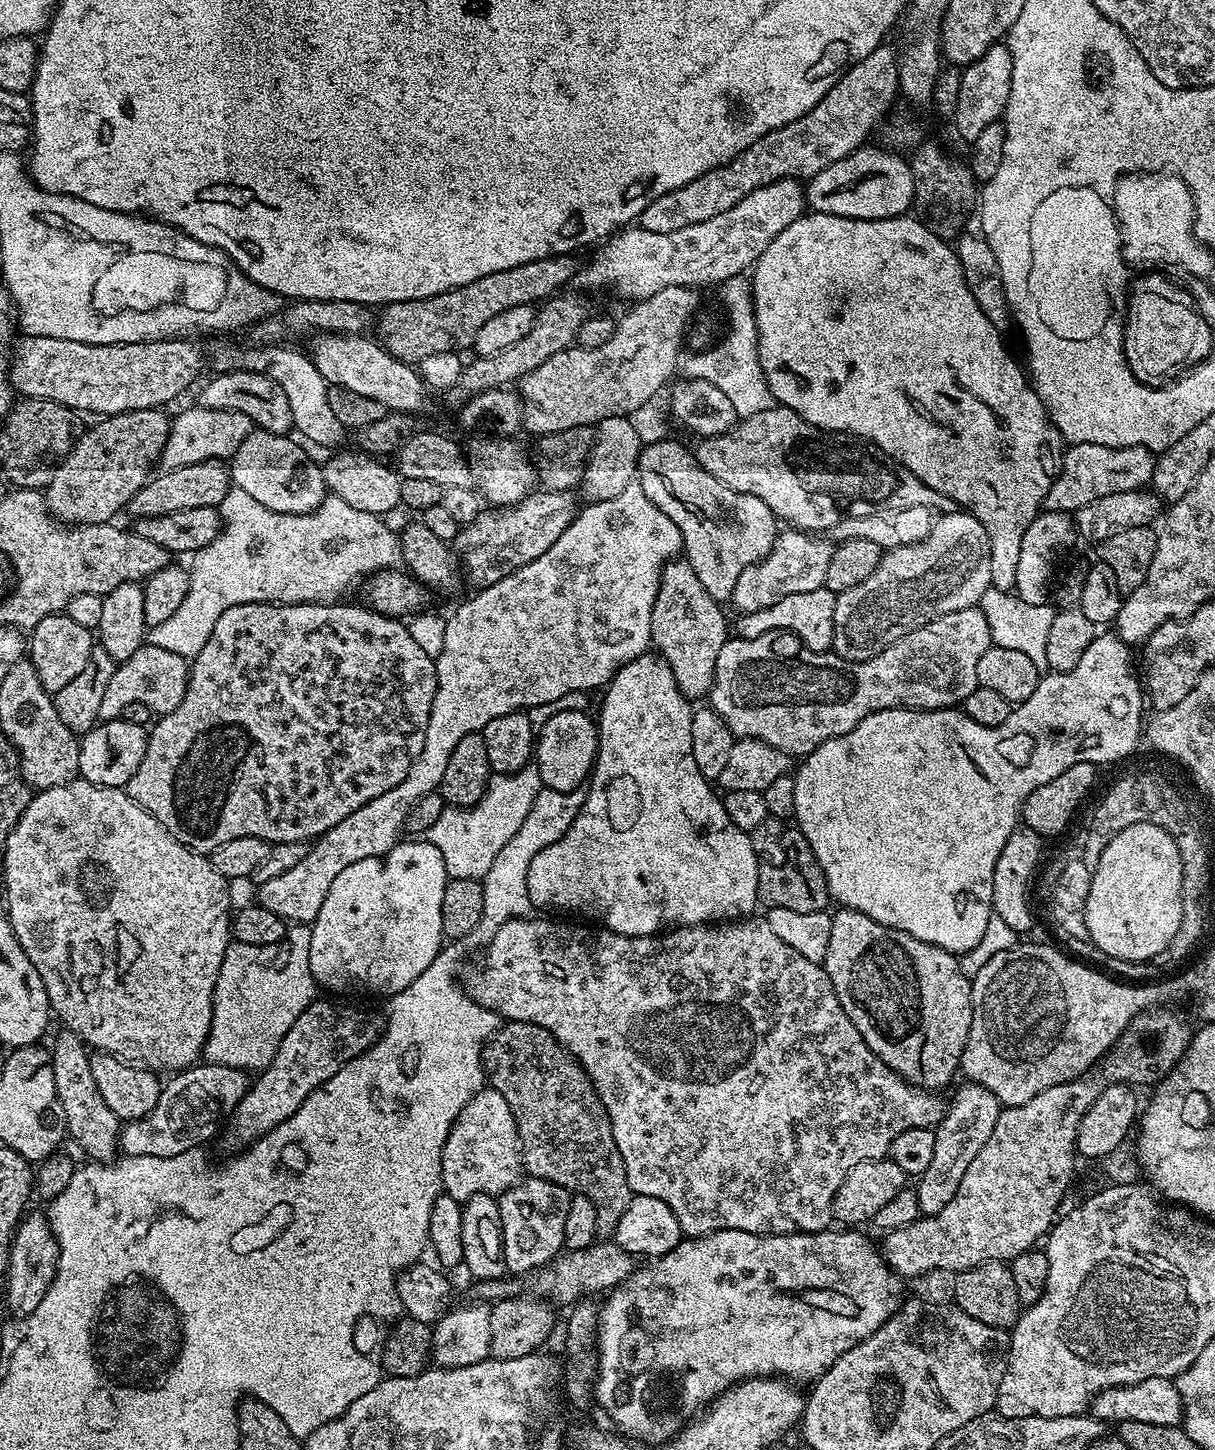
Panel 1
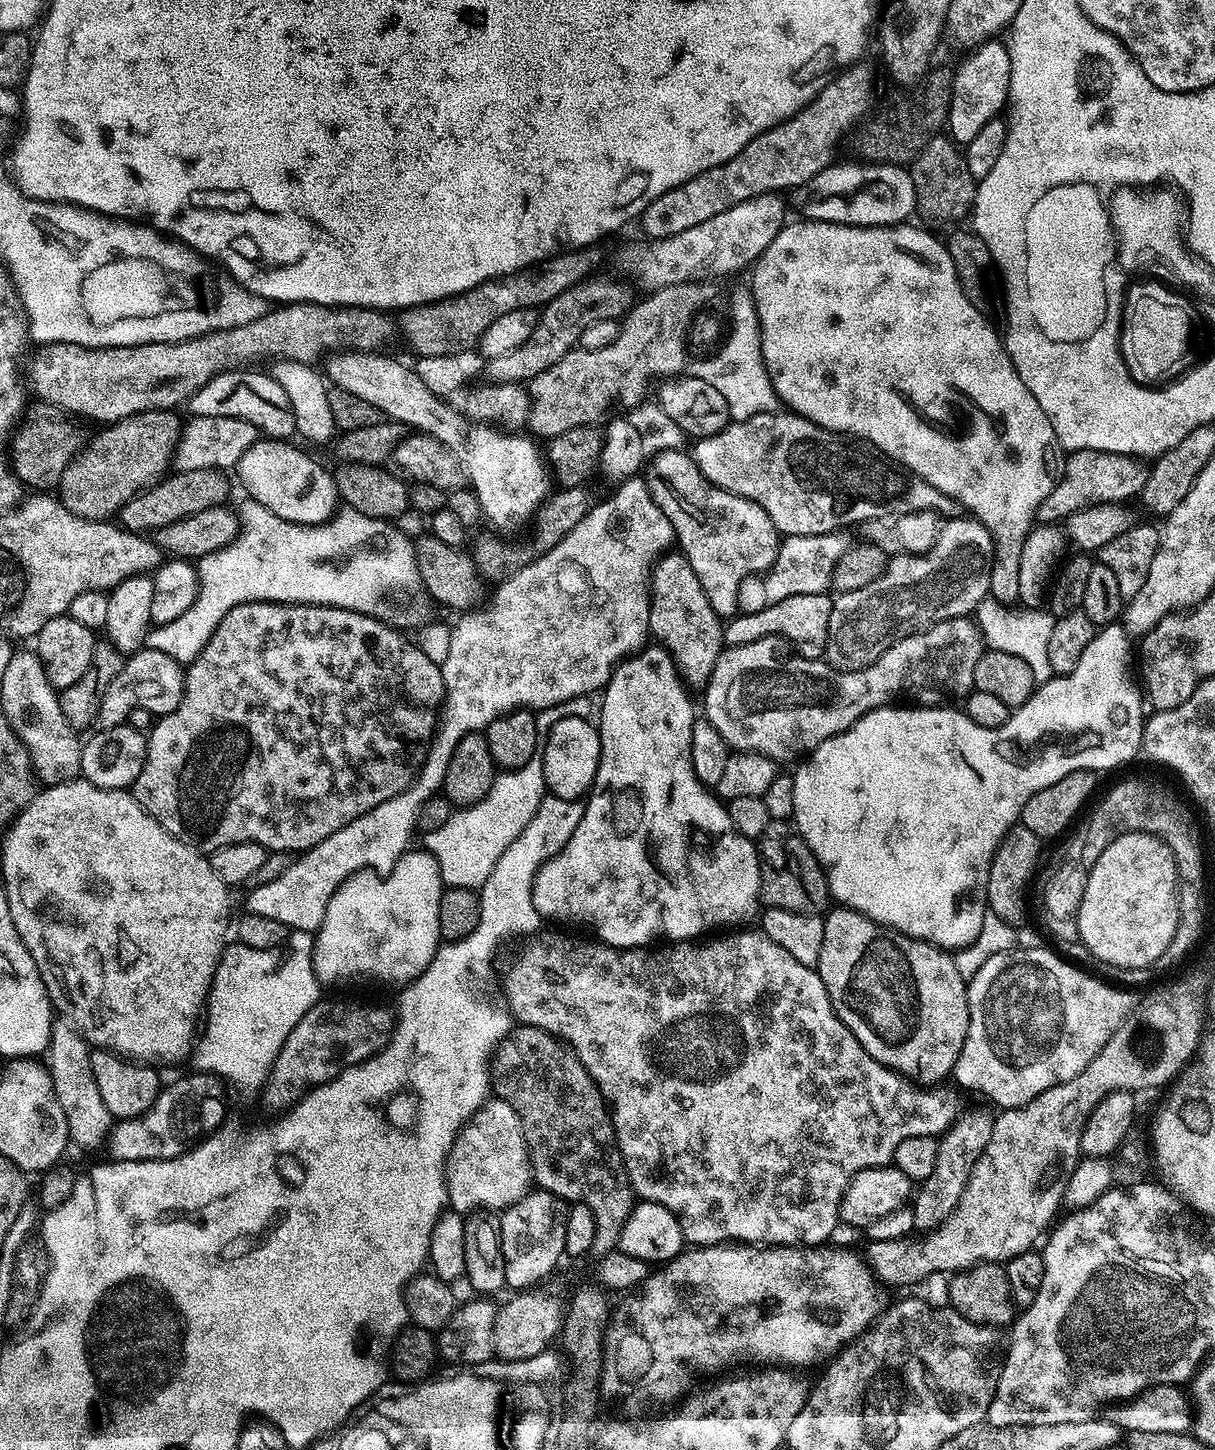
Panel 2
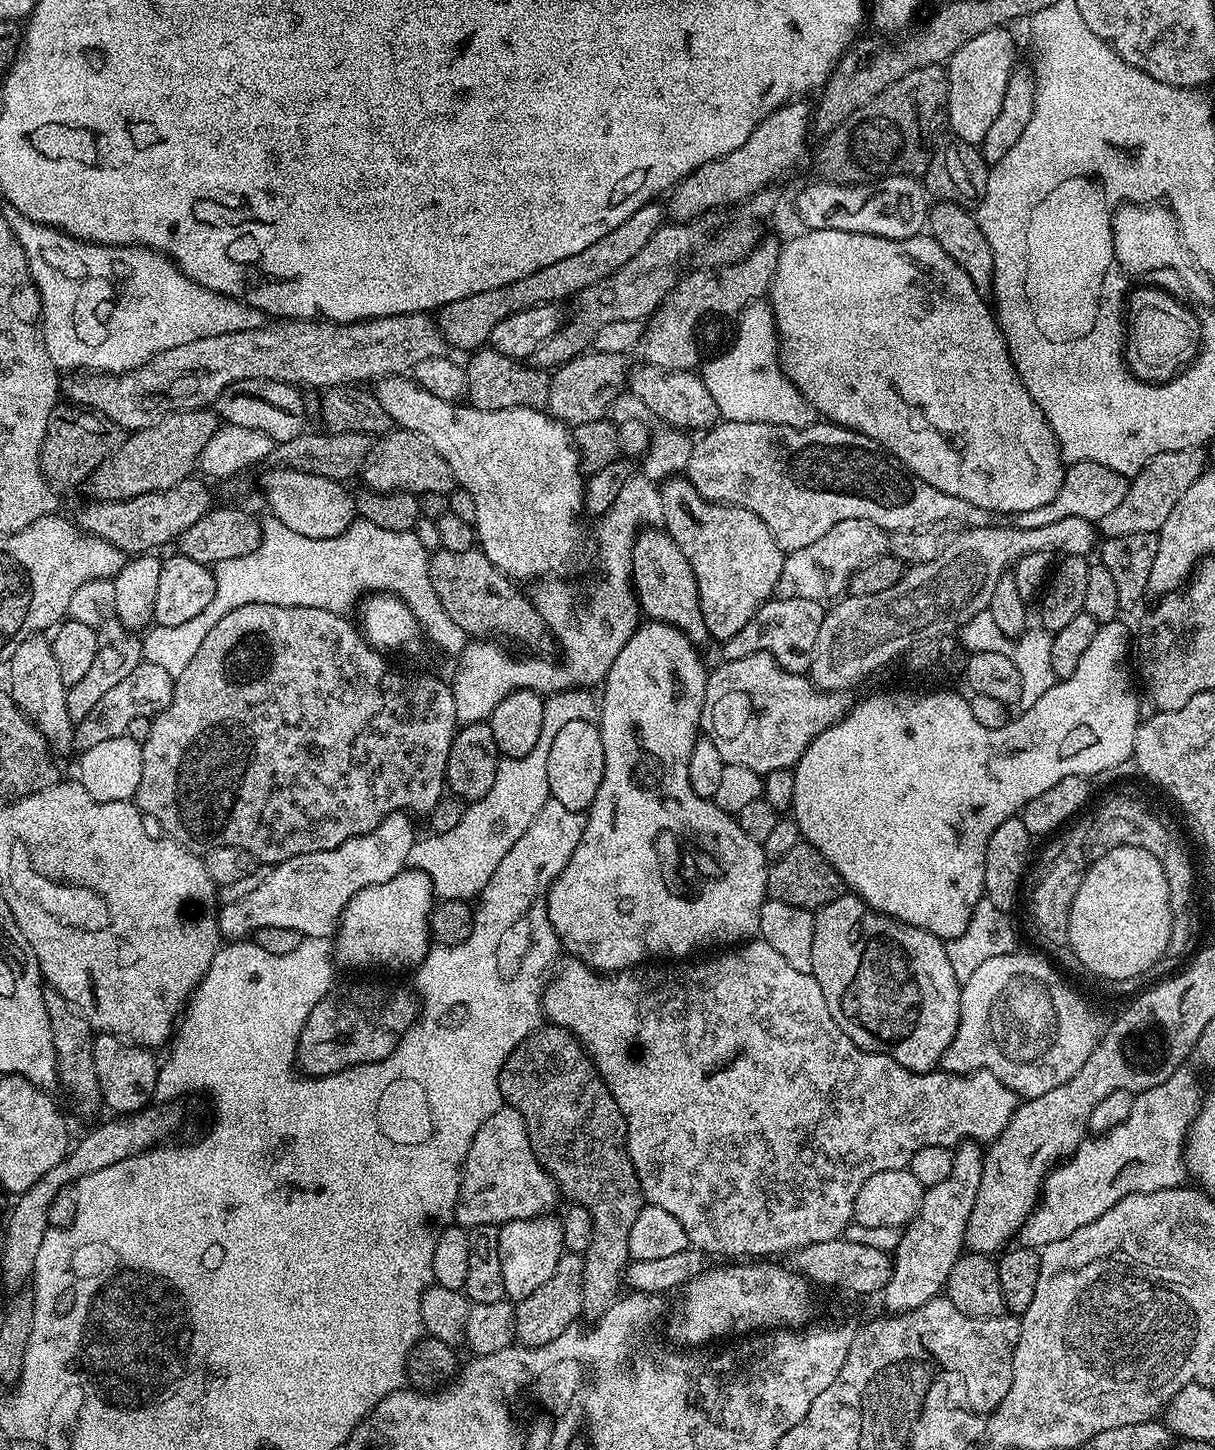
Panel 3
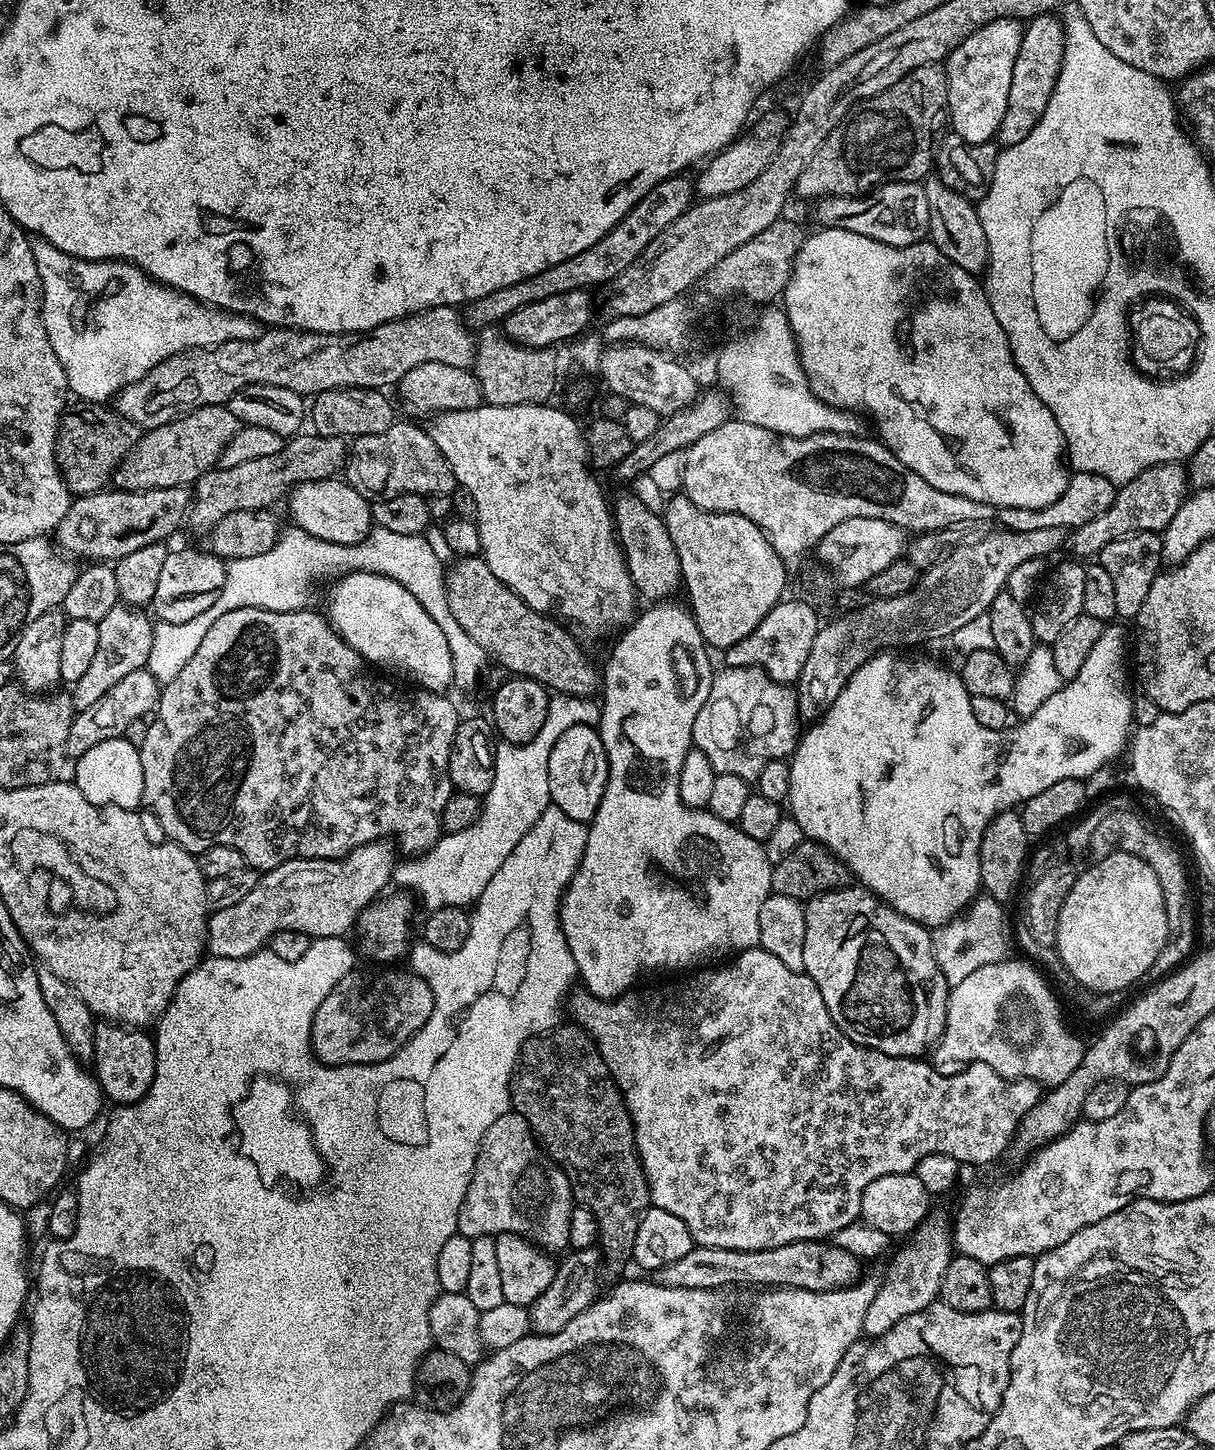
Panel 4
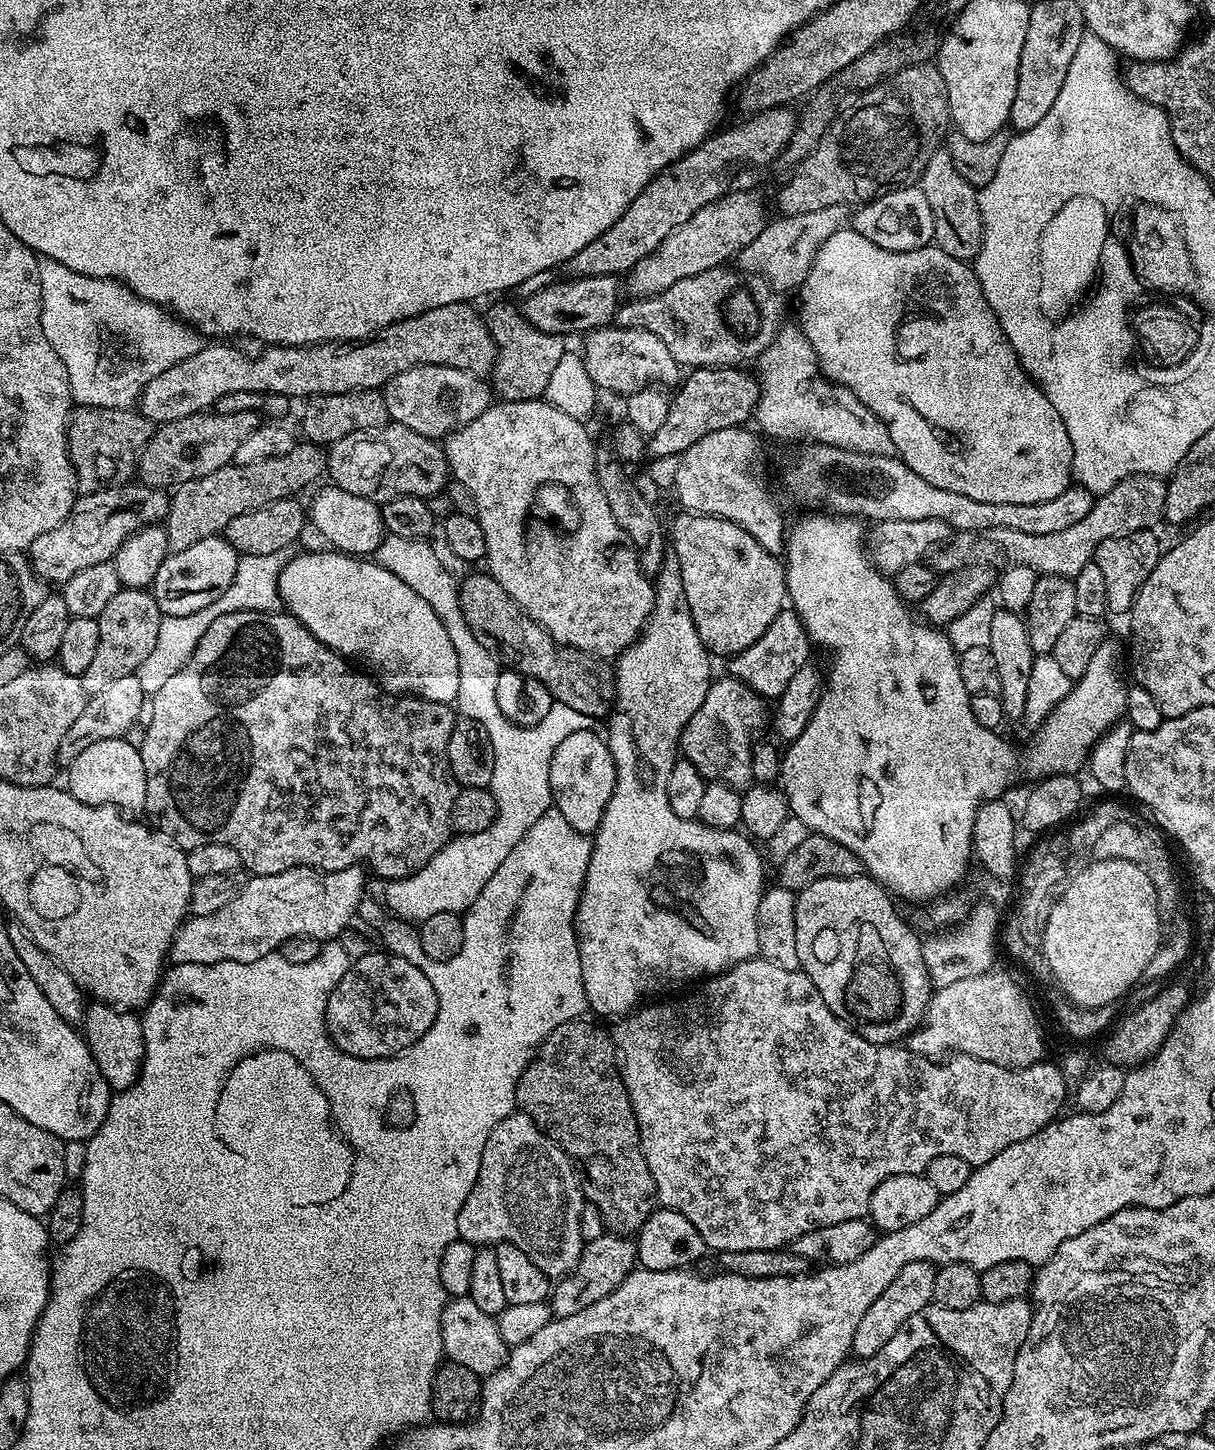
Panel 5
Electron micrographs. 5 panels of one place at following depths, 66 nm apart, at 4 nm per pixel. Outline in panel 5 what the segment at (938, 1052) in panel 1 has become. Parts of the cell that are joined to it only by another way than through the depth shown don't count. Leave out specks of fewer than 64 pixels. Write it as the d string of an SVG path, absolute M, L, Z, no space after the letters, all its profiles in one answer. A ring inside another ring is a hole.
M861 874L854 878L818 878L818 882L810 882L810 886L796 893L796 905L794 906L794 930L798 941L798 962L800 971L805 972L814 982L818 994L822 994L822 1002L830 1006L830 1010L843 1024L850 1025L857 1034L876 1045L896 1044L903 1041L911 1032L915 1032L924 1023L924 1014L928 1010L928 1003L932 1001L934 985L928 976L927 968L923 962L923 943L921 937L916 937L916 932L896 913L892 905L893 897L884 885L879 884L874 877Z

